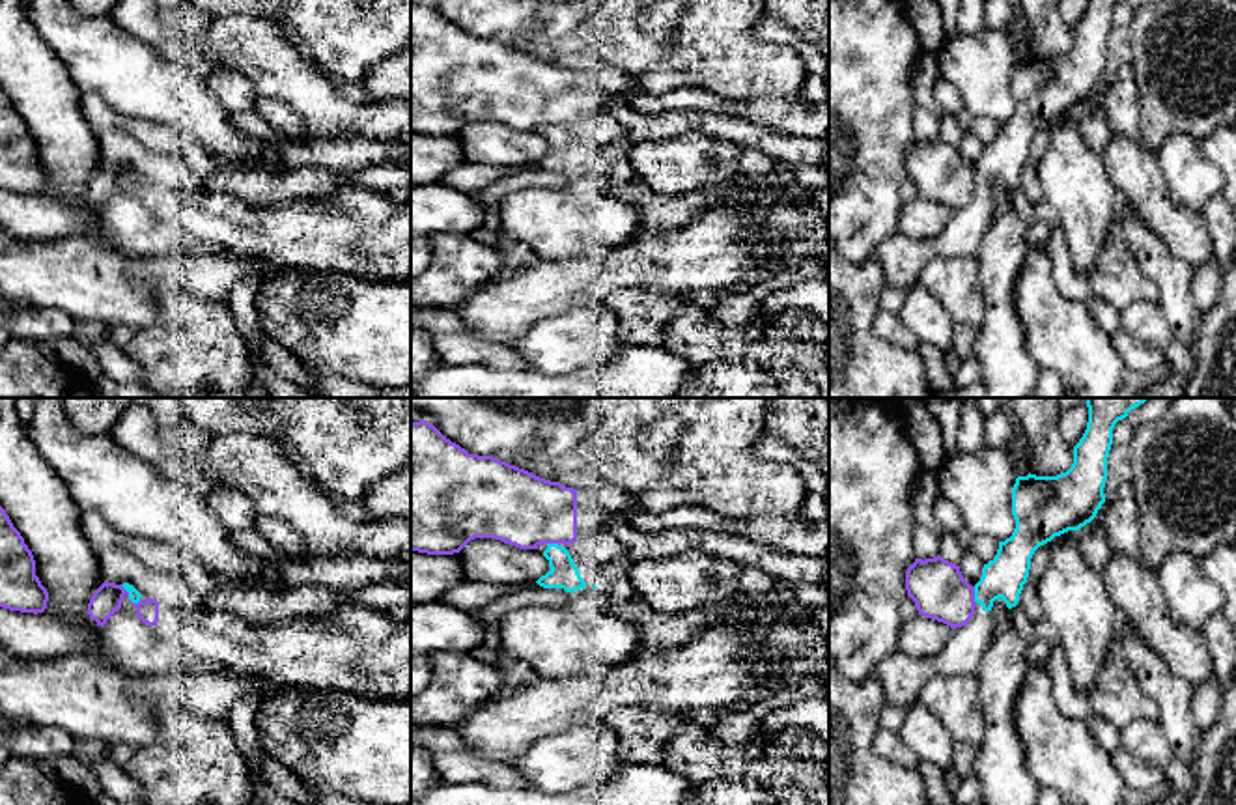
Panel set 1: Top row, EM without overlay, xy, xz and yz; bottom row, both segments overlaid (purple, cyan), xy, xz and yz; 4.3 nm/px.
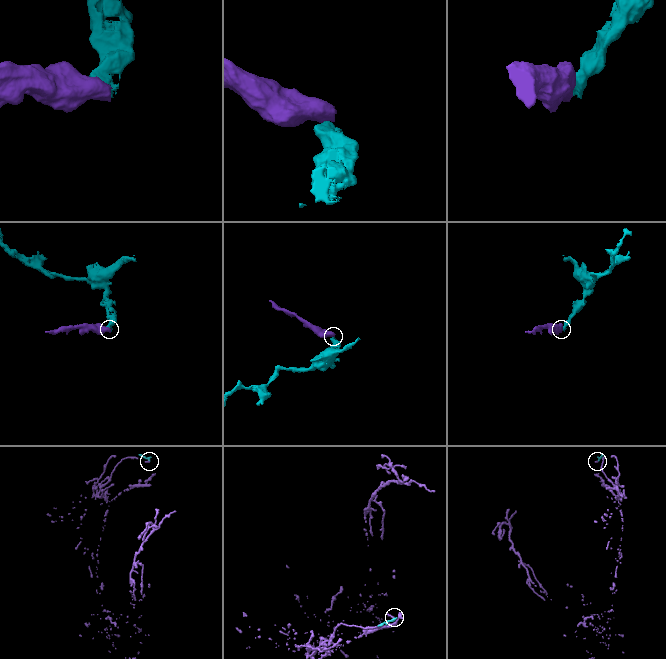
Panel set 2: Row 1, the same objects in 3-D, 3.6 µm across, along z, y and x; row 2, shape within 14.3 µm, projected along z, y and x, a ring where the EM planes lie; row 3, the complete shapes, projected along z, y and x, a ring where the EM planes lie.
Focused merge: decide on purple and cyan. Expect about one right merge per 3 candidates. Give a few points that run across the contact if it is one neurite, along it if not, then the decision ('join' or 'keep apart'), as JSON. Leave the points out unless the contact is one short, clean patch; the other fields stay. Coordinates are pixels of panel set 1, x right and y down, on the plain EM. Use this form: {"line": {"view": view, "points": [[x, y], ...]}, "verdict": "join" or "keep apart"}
{"verdict": "keep apart"}

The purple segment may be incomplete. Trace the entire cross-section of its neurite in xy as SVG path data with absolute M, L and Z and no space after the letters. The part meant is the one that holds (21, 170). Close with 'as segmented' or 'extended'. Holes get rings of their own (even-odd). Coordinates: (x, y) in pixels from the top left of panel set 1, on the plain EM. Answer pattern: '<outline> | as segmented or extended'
M0 88L0 189L37 196L47 191L47 183L34 136Z | as segmented

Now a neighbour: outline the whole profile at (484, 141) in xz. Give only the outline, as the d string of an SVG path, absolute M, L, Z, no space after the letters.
M474 120L457 138L469 162L534 164L549 153L549 142L540 131L519 131L495 120Z

